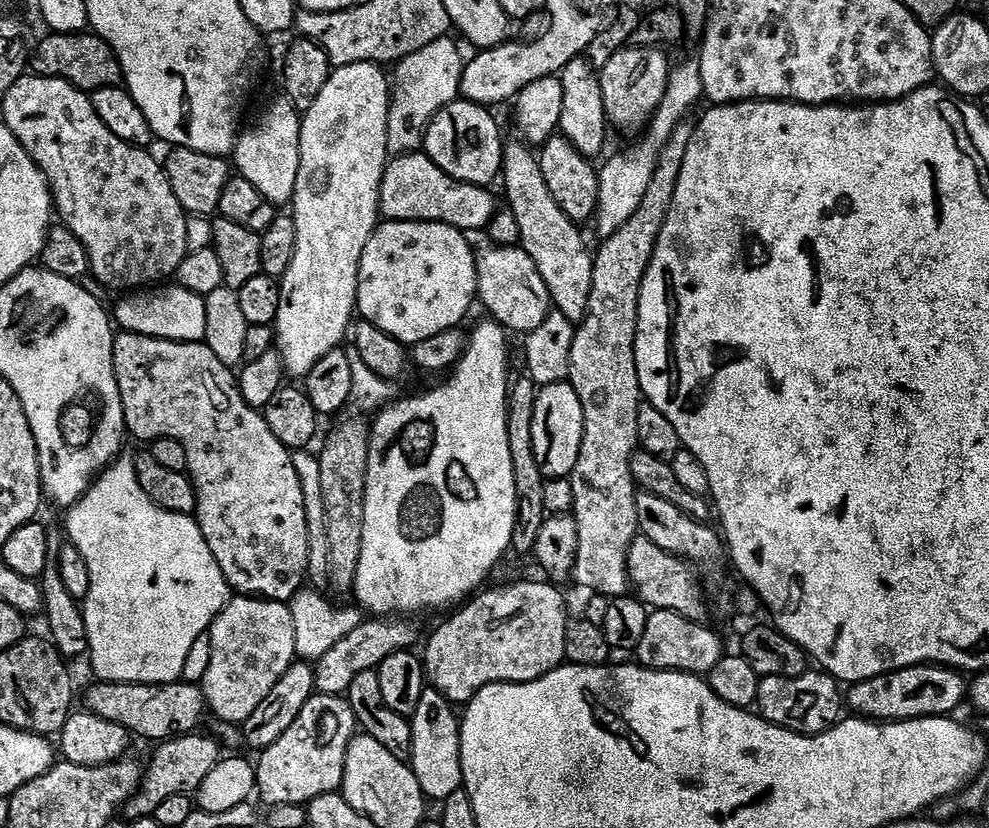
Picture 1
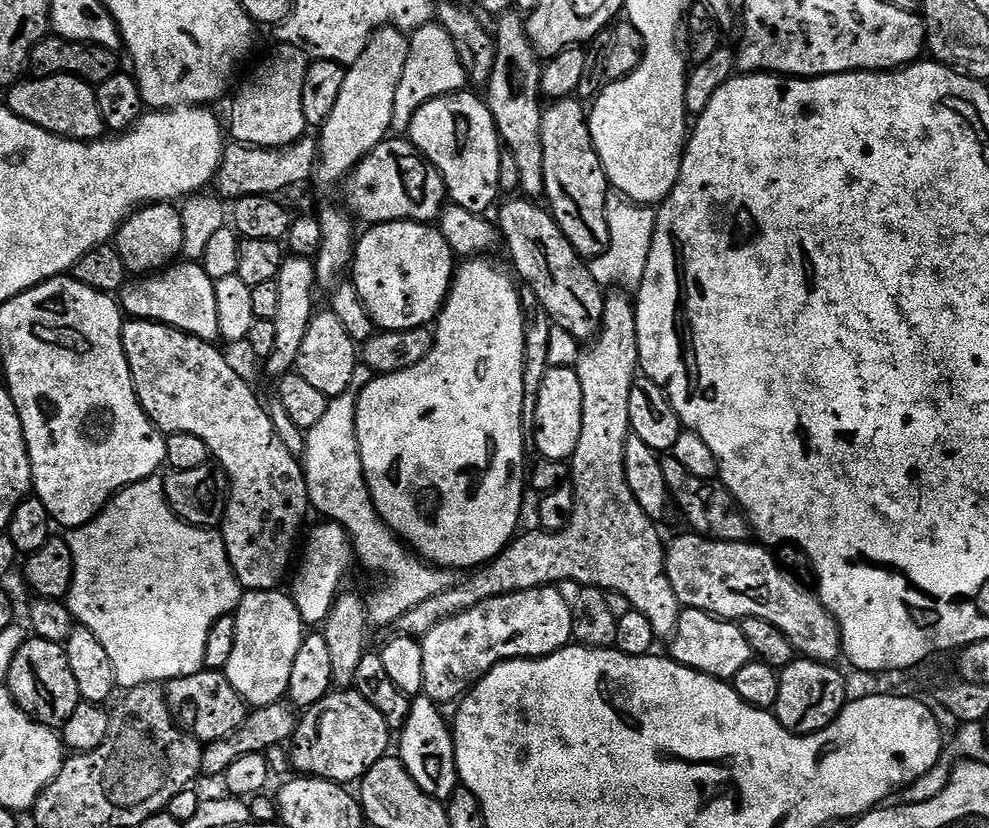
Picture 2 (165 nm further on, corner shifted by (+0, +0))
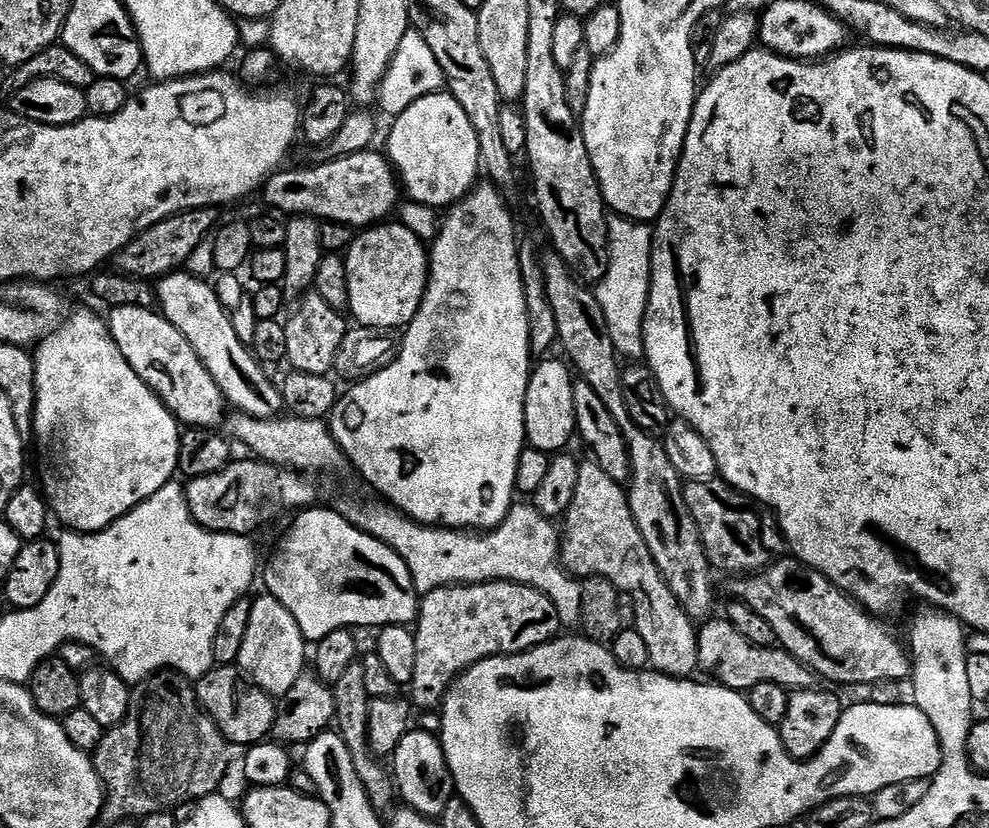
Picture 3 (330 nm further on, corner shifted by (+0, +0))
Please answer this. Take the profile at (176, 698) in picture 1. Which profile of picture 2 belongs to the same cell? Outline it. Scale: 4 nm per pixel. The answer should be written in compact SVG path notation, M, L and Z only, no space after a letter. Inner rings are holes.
M201 670L177 680L167 681L166 695L168 708L172 711L177 725L201 742L225 740L244 725L250 711L249 705L244 703L238 690L230 686L228 677L220 670Z

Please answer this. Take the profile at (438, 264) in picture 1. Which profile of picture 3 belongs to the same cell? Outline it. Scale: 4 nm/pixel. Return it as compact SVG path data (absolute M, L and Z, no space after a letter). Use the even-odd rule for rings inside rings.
M384 222L379 226L369 227L361 231L351 241L346 252L348 267L347 311L352 311L351 319L365 328L403 329L418 314L424 291L428 289L428 273L430 271L430 252L425 241L420 240L400 222Z

